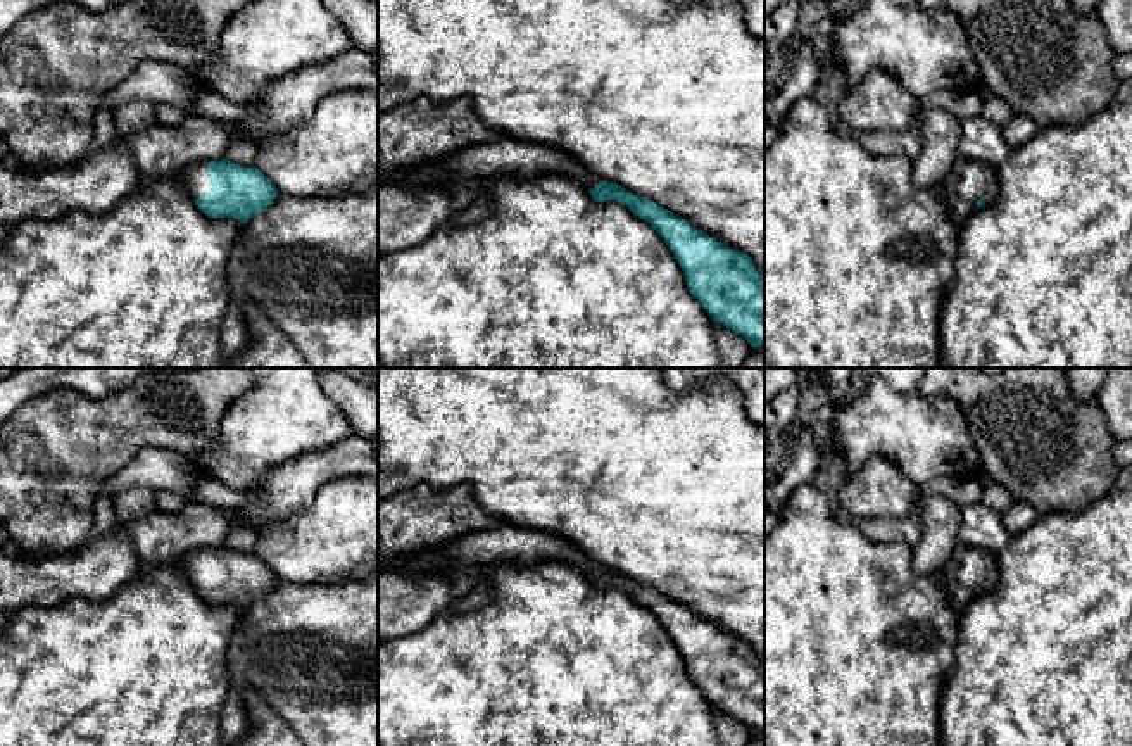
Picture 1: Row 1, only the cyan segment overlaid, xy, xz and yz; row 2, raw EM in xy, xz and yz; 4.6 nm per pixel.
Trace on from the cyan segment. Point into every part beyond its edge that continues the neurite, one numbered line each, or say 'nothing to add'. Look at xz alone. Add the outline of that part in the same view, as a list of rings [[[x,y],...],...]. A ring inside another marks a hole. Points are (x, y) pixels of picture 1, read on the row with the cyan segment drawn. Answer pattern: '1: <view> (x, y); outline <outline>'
1: xz (511, 158); outline [[[504,138],[478,143],[442,155],[430,164],[411,169],[406,183],[411,186],[437,185],[452,178],[530,178],[556,173],[594,190],[601,180],[583,168],[573,155],[547,145]]]

